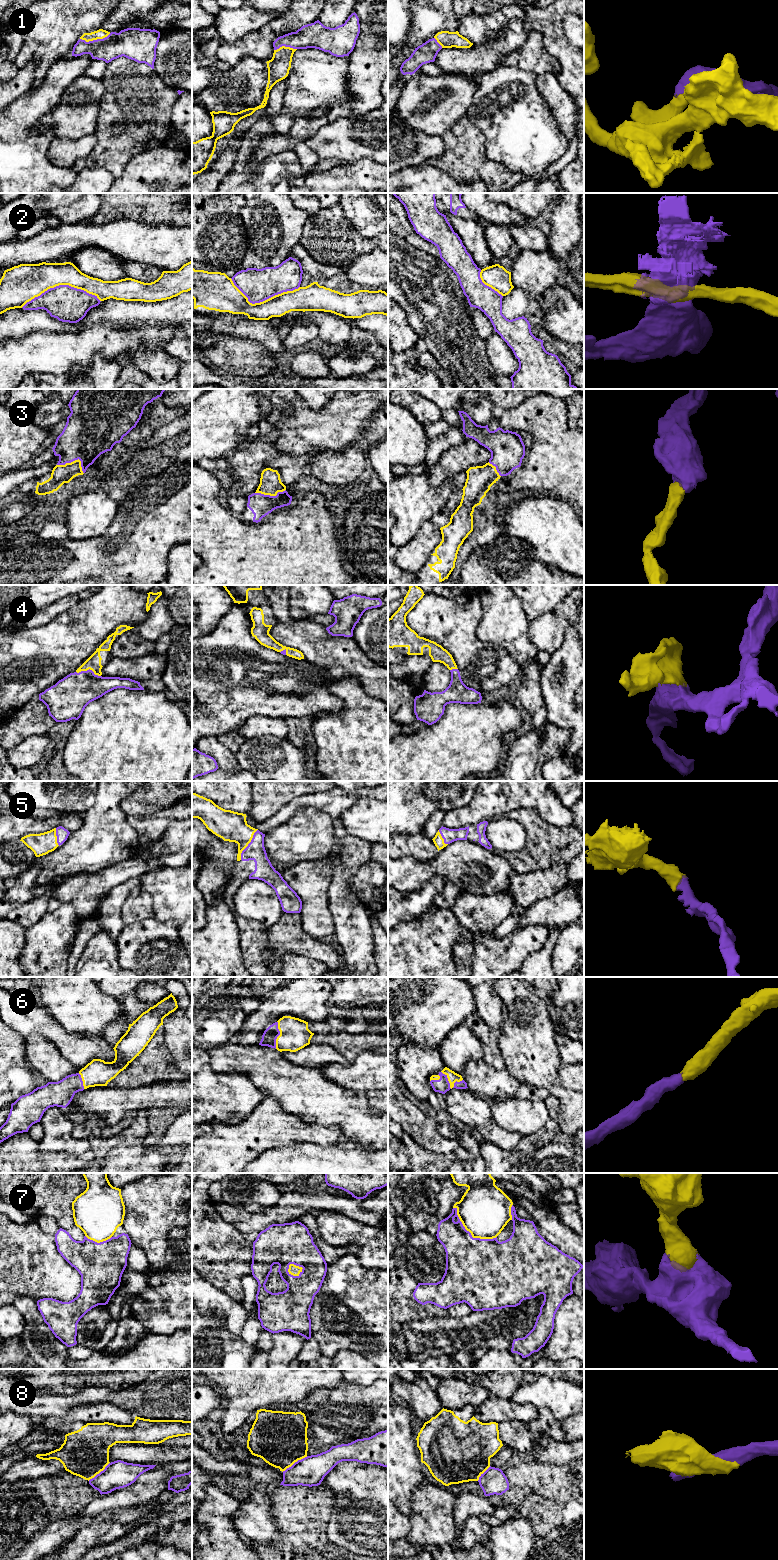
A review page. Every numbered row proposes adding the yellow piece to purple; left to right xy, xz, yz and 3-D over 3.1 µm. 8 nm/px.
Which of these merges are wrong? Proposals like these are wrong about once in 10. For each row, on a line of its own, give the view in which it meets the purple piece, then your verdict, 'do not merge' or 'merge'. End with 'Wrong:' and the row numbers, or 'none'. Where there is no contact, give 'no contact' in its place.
1: meets purple in xy; merge
2: meets purple in xy; do not merge
3: meets purple in xy; merge
4: meets purple in xy; merge
5: meets purple in xz; merge
6: meets purple in yz; merge
7: meets purple in yz; merge
8: meets purple in xz; do not merge
Wrong: 2, 8

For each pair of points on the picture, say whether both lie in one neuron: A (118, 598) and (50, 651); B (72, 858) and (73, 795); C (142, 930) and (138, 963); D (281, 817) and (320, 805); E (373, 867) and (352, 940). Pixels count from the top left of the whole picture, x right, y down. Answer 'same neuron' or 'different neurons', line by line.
A: same neuron
B: different neurons
C: same neuron
D: same neuron
E: different neurons

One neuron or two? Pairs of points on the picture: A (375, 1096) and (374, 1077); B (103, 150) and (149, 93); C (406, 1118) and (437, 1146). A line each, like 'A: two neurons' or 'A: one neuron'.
A: two neurons
B: one neuron
C: one neuron

